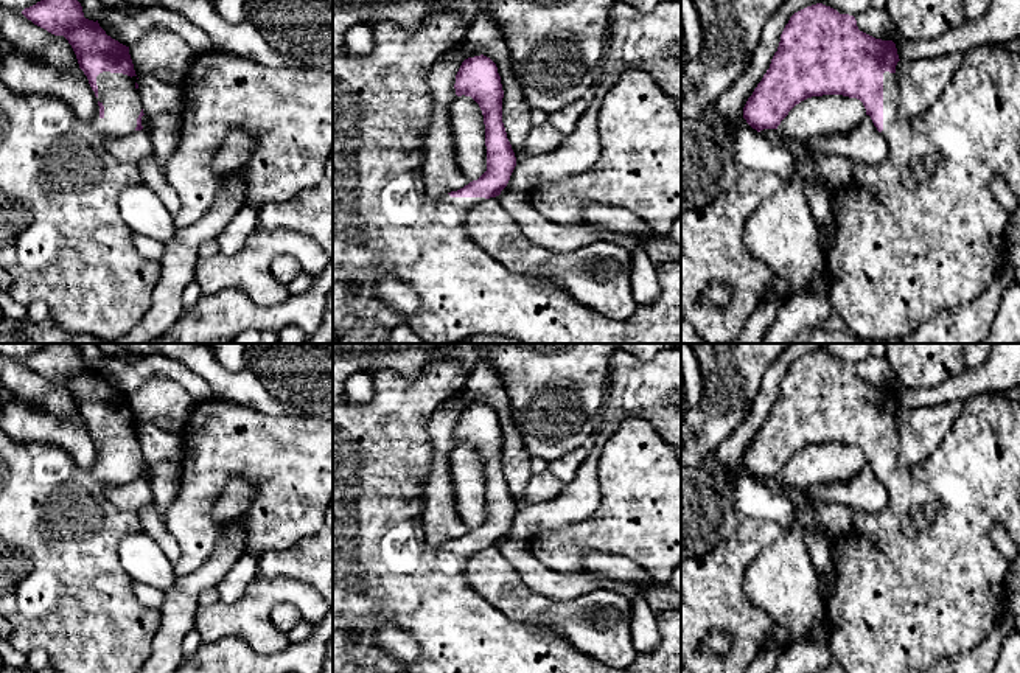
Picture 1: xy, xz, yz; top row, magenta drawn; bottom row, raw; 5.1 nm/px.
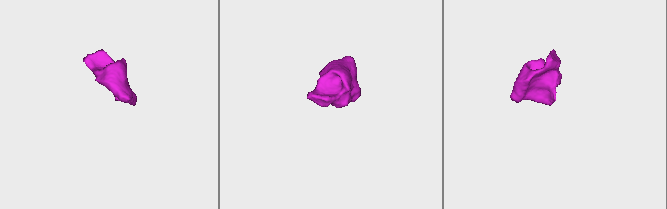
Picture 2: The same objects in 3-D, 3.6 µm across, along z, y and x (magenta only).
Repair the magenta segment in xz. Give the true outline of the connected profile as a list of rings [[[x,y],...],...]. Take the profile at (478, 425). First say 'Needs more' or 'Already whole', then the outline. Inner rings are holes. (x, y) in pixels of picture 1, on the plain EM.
Needs more. [[[435,351],[429,365],[412,381],[389,368],[370,371],[369,376],[378,389],[370,403],[345,401],[333,407],[333,673],[681,673],[681,609],[658,611],[659,647],[638,654],[627,668],[614,668],[580,653],[569,640],[541,625],[508,620],[470,586],[465,575],[468,560],[499,544],[516,514],[502,471],[501,424],[496,412],[484,403],[462,410],[454,437],[457,445],[471,445],[482,459],[487,519],[429,552],[420,527],[420,483],[432,452],[426,423],[443,403],[460,398],[468,371],[446,351]],[[379,623],[410,633],[420,647],[418,657],[403,662],[376,648],[372,633]]]

